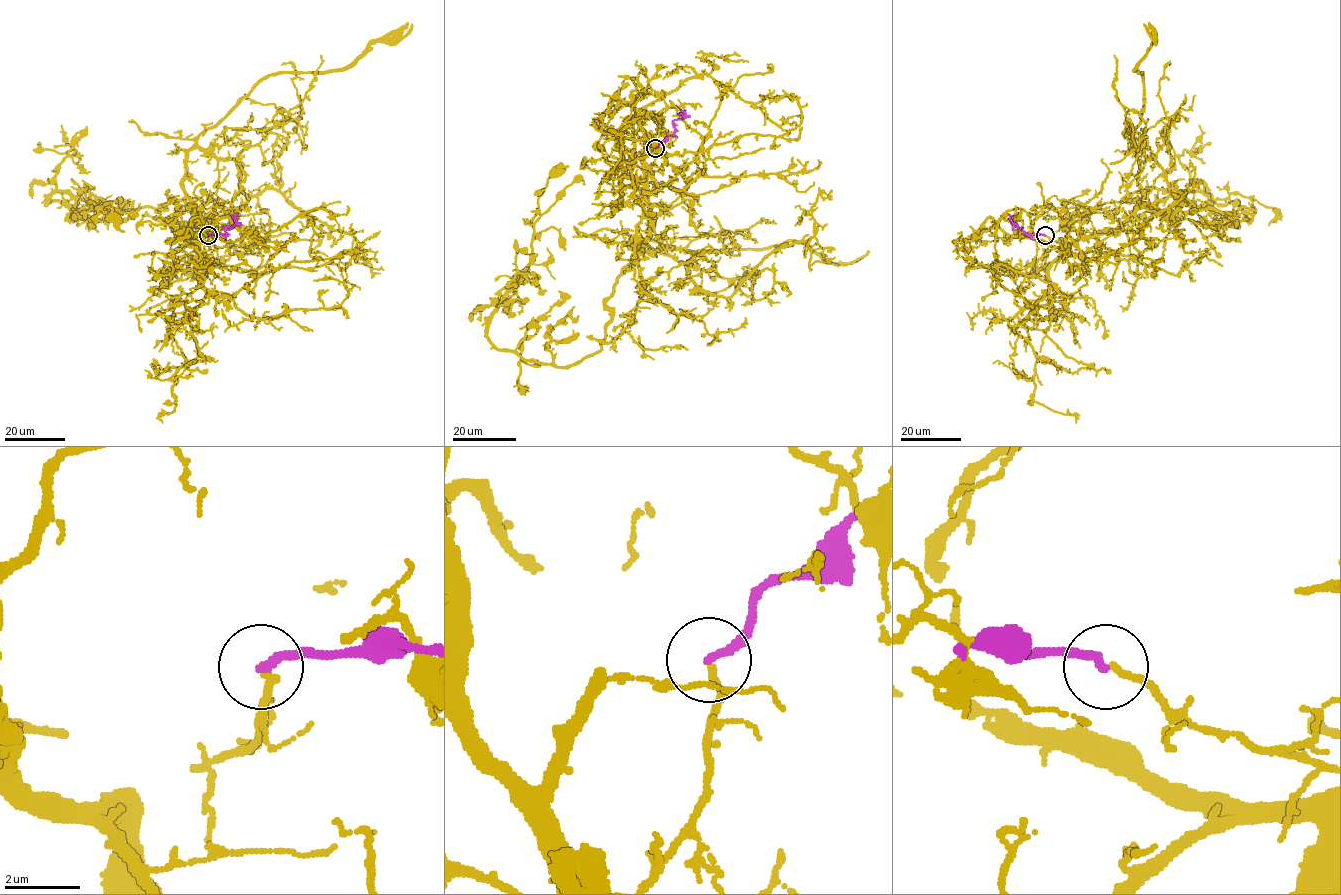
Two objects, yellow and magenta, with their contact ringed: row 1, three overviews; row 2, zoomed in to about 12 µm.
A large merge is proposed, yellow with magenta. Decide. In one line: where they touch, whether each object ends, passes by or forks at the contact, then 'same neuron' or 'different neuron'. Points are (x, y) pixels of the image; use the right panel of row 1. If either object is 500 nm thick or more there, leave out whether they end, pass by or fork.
place (1045, 235); yellow ends; magenta ends; different neuron

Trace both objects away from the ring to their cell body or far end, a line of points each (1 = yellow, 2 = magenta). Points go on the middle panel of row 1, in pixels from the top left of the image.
1: (655, 148), (653, 229), (601, 348), (556, 367), (487, 326), (568, 166)
2: (655, 148), (674, 132), (673, 122), (685, 116), (681, 110), (679, 115)

